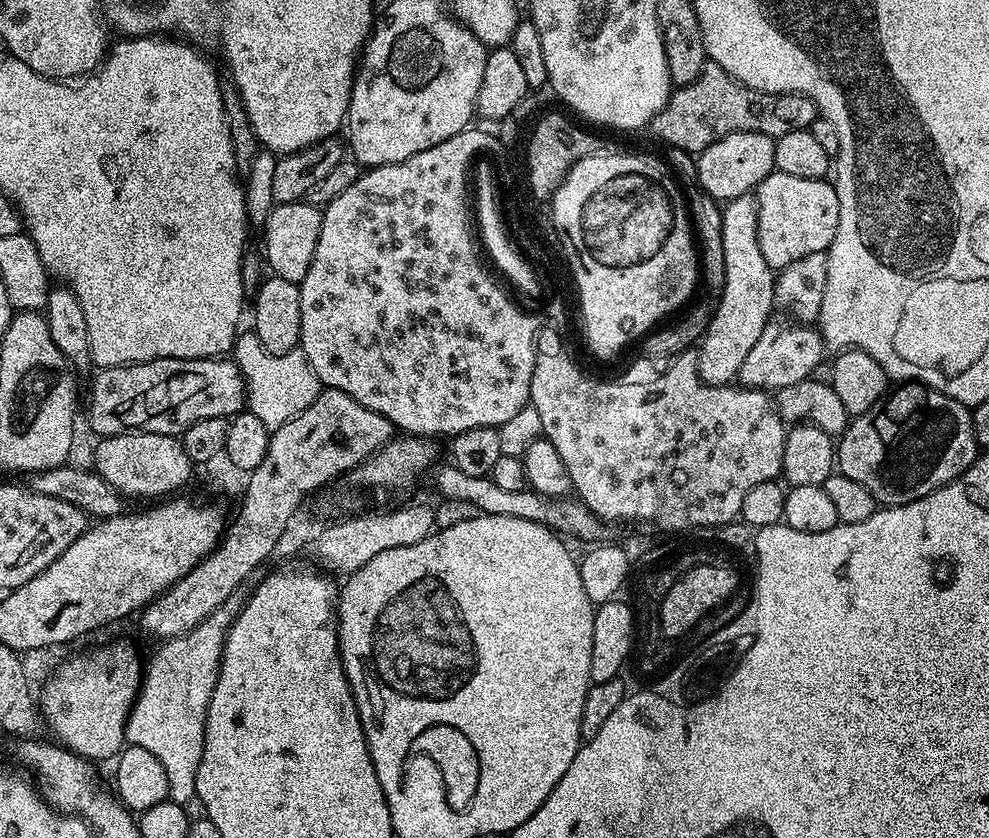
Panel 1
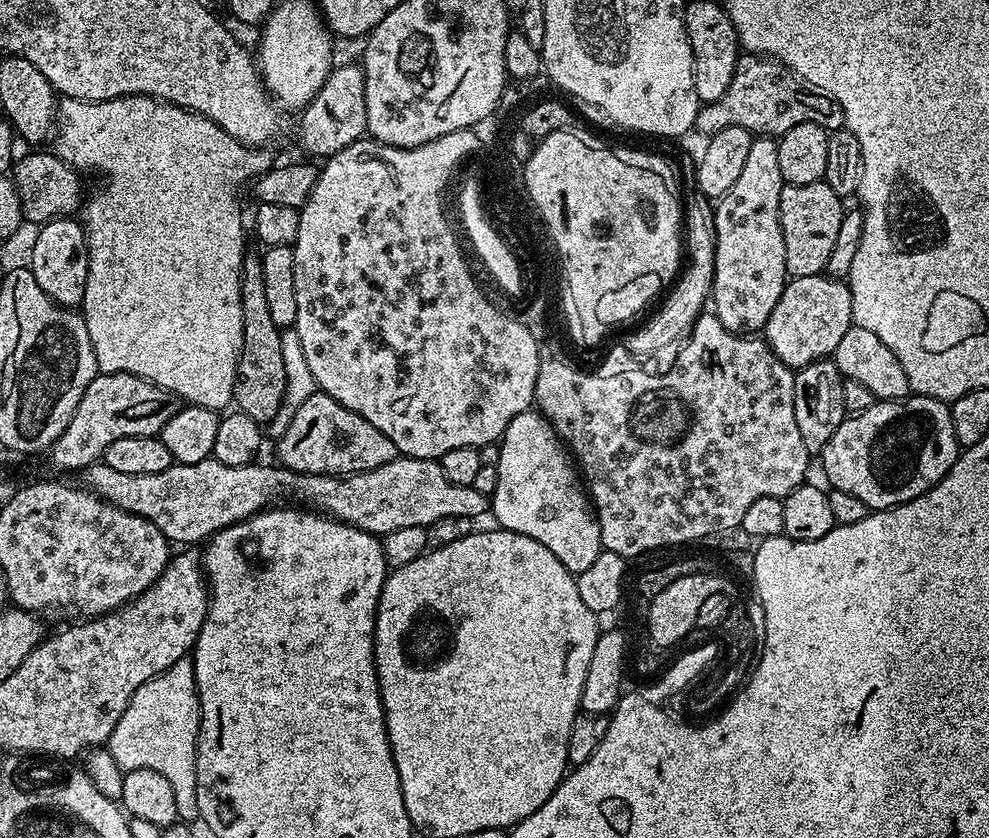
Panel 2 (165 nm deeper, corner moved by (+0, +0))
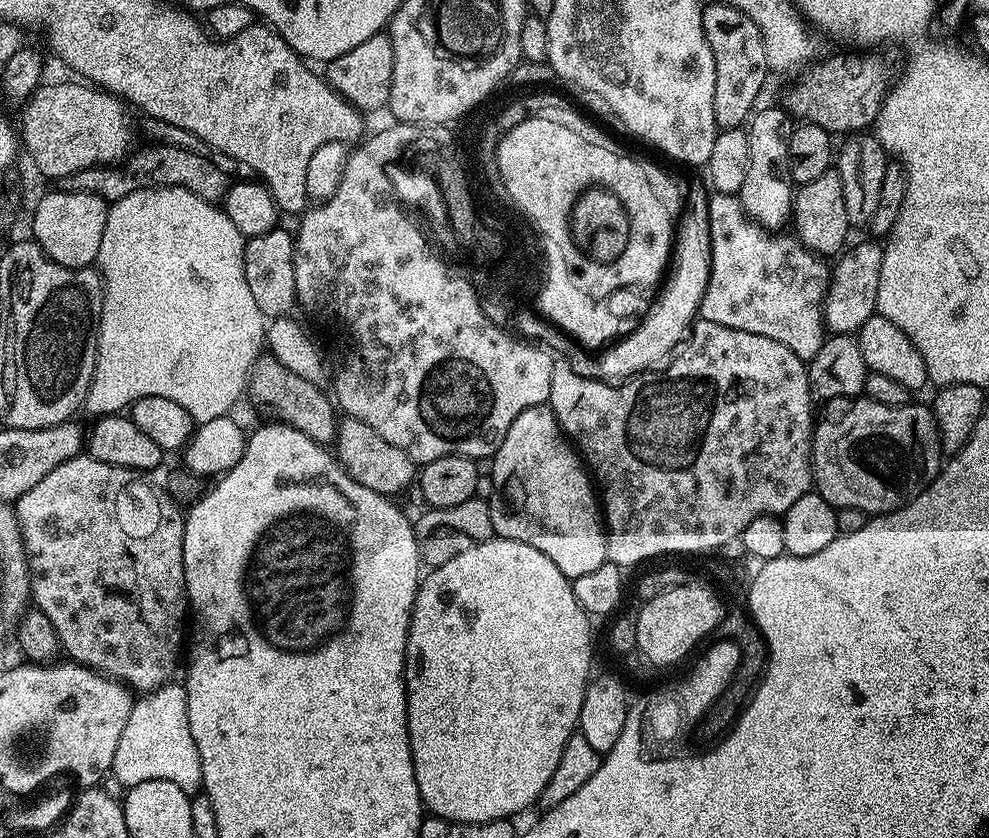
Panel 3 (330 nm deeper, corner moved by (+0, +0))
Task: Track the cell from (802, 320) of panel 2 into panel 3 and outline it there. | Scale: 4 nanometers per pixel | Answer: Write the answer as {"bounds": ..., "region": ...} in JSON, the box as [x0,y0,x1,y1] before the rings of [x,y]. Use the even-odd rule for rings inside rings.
{"bounds":[824,239,884,333],"region":[[[867,239],[861,244],[854,245],[855,243],[853,243],[831,265],[828,294],[824,297],[824,322],[829,333],[859,333],[860,327],[871,316],[877,315],[878,278],[882,272],[884,246],[883,243],[877,242],[875,239]]]}

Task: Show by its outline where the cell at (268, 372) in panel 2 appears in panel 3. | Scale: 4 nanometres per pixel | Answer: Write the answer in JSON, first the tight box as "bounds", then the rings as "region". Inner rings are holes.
{"bounds":[246,354,338,446],"region":[[[262,354],[252,364],[246,385],[247,395],[253,396],[264,408],[273,412],[275,419],[281,424],[288,424],[294,430],[302,430],[306,438],[328,446],[335,441],[338,423],[338,408],[333,397],[319,384],[306,382],[306,378],[298,378],[278,358],[271,354]],[[328,395],[328,396],[327,396]]]}

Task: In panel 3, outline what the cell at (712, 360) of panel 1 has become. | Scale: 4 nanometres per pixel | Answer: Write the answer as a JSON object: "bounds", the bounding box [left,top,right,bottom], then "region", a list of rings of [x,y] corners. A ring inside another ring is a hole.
{"bounds":[738,107,794,230],"region":[[[783,107],[762,108],[746,124],[750,138],[750,167],[746,170],[746,182],[742,182],[742,190],[738,195],[740,205],[750,219],[769,230],[780,230],[784,223],[789,223],[794,199],[794,185],[788,172],[790,134],[794,120]]]}

